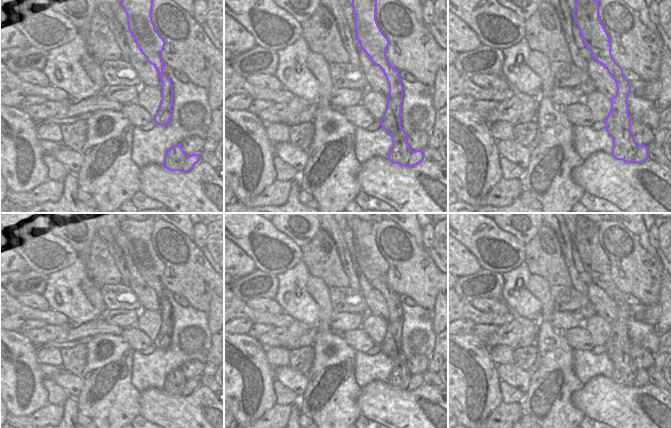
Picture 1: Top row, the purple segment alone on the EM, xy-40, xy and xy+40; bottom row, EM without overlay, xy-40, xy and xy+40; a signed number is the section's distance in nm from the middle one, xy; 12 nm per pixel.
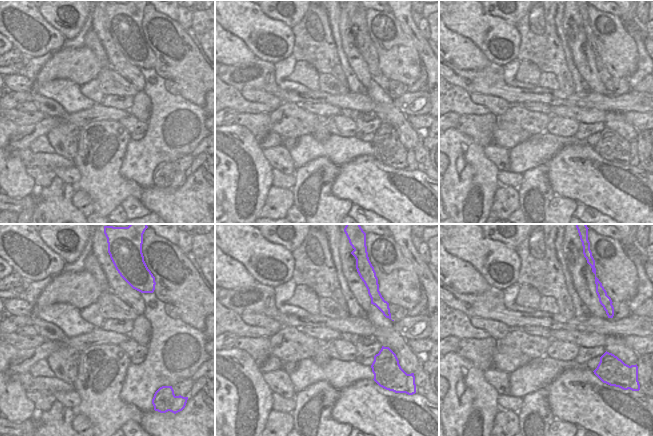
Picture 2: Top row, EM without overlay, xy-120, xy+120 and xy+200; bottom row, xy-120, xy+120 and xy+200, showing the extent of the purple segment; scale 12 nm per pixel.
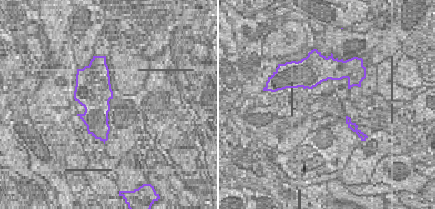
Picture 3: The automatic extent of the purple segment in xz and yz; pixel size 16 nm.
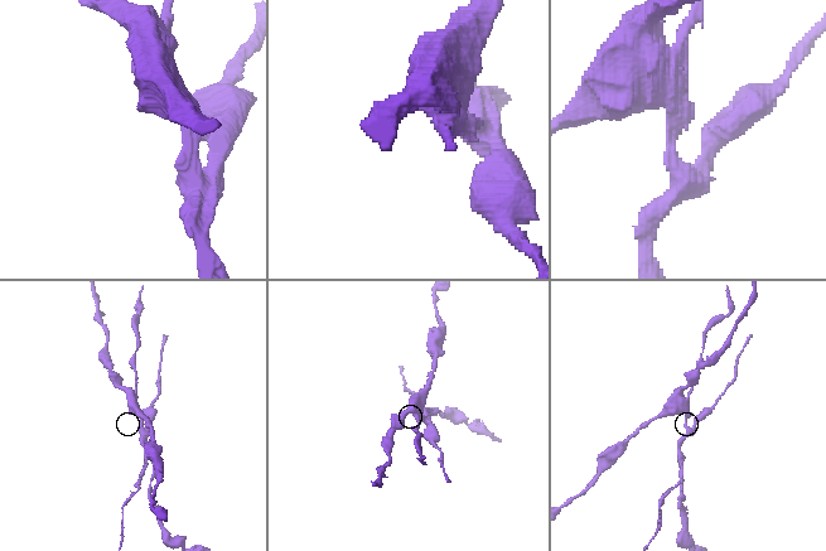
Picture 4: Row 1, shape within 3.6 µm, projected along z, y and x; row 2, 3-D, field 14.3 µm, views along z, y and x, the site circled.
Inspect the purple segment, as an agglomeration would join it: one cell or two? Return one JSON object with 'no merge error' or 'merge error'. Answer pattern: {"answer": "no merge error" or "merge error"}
{"answer": "merge error"}

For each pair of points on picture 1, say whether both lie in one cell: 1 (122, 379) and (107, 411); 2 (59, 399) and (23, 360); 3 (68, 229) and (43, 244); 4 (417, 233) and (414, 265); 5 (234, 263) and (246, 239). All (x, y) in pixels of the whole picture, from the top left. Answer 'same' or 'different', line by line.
1: same
2: different
3: different
4: different
5: different

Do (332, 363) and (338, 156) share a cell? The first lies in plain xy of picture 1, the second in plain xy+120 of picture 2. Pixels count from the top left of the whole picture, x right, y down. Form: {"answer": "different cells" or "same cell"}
{"answer": "different cells"}

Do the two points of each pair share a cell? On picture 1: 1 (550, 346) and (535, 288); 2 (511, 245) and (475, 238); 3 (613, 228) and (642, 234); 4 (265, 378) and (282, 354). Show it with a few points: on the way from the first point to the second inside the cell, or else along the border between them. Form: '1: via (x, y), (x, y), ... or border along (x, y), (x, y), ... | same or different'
1: via (546, 332), (544, 326), (545, 302) | same
2: via (502, 239), (484, 237) | same
3: border along (622, 223), (647, 250) | different
4: border along (264, 347), (266, 360), (273, 367) | different

